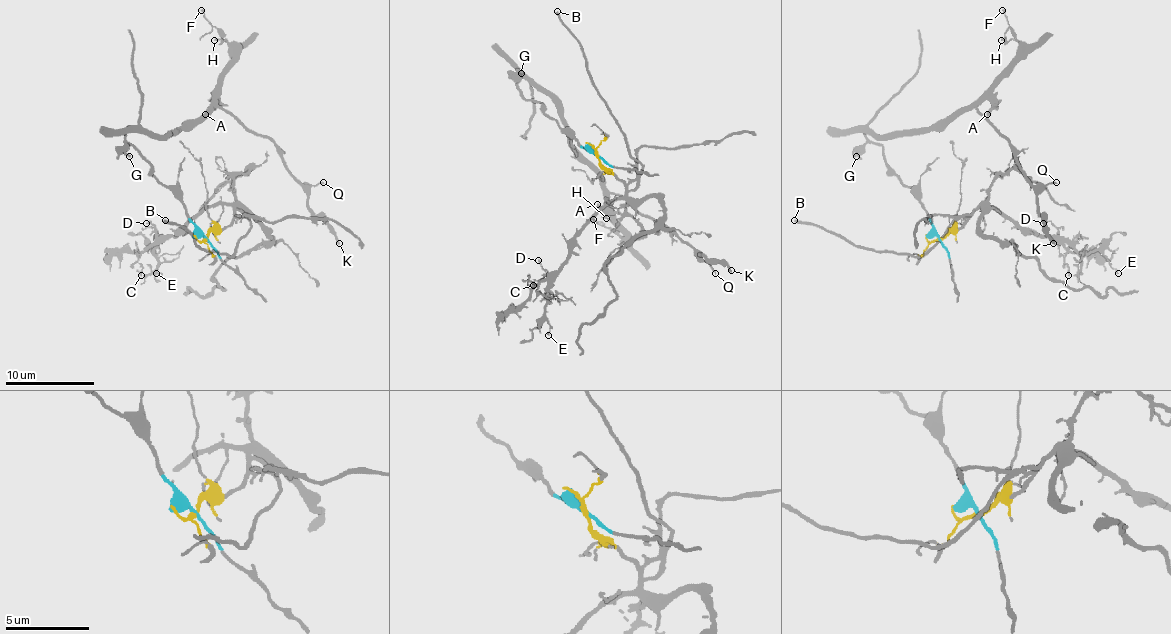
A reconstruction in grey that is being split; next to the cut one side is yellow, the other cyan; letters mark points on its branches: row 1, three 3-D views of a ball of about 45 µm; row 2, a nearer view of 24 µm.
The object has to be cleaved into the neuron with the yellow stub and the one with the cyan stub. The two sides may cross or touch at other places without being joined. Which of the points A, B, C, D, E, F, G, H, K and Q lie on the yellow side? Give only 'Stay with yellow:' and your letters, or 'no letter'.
Stay with yellow: B, C, D, E

